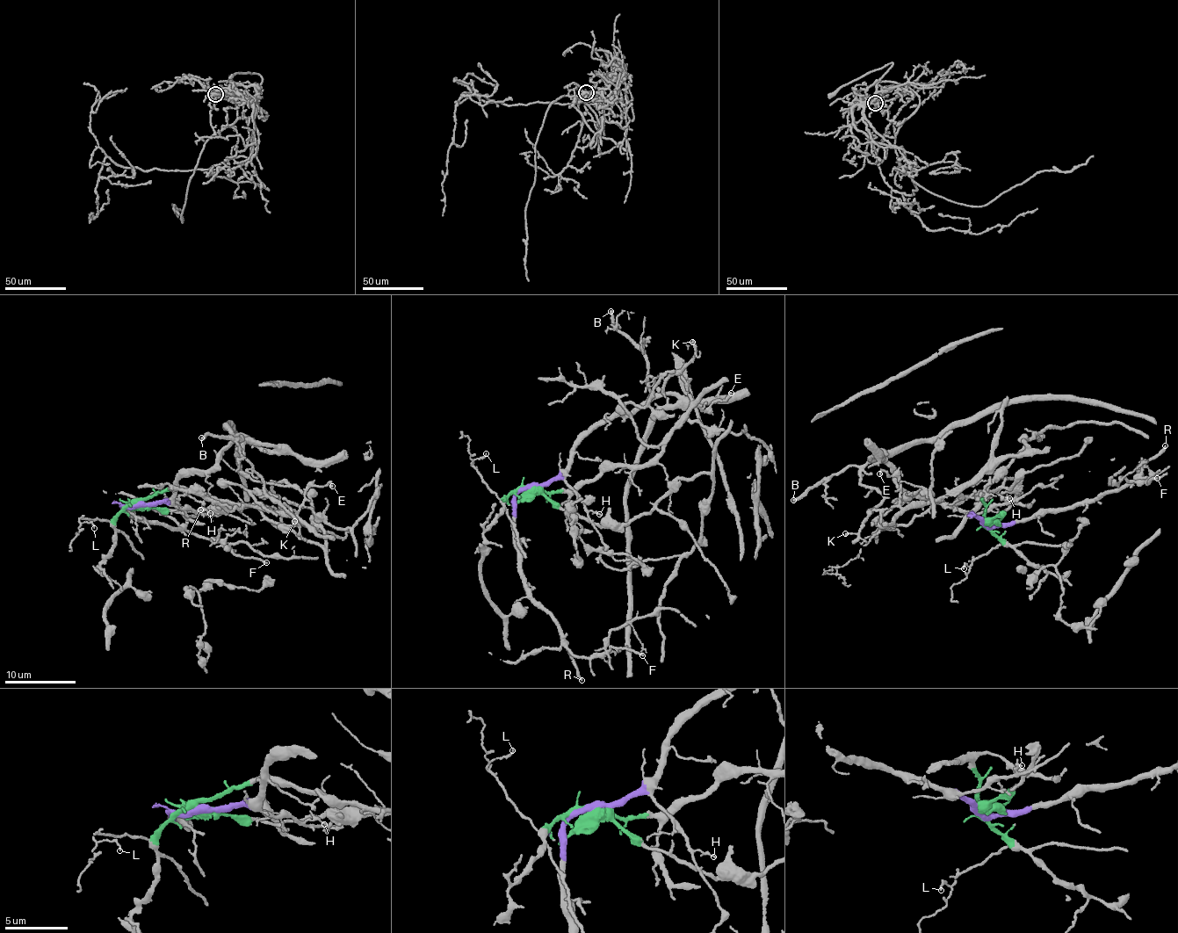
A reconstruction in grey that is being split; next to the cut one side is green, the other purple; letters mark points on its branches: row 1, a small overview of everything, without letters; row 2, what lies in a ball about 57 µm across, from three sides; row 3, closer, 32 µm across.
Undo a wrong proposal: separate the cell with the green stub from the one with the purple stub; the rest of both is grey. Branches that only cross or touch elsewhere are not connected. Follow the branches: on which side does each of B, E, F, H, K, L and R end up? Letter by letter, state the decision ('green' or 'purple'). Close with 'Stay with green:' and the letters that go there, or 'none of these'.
B: purple
E: green
F: purple
H: purple
K: purple
L: green
R: purple
Stay with green: E, L

